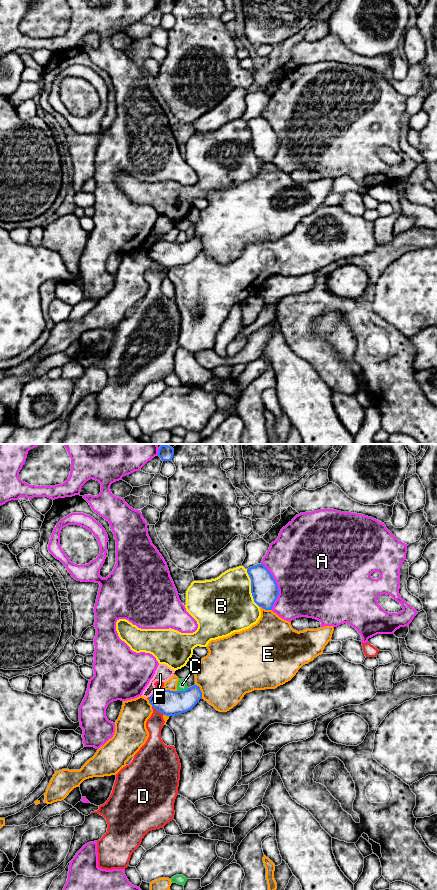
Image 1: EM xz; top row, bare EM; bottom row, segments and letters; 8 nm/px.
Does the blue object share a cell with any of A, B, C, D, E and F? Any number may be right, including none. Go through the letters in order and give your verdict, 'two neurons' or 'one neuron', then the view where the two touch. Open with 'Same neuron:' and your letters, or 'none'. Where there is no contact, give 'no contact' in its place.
Same neuron: none
A: two neurons; contact in xz
B: two neurons; contact in xz
C: two neurons; contact in xz
D: two neurons; contact in xz
E: two neurons; contact in xz
F: two neurons; contact in xz

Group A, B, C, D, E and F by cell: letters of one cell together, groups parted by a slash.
A / B / C / D / E / F

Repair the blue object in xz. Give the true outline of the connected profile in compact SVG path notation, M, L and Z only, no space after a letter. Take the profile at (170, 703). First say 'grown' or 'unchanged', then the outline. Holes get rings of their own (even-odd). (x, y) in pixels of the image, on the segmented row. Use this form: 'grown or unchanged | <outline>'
unchanged | M194 685L185 691L156 690L150 696L149 703L160 713L170 717L191 710L200 699L200 687Z

